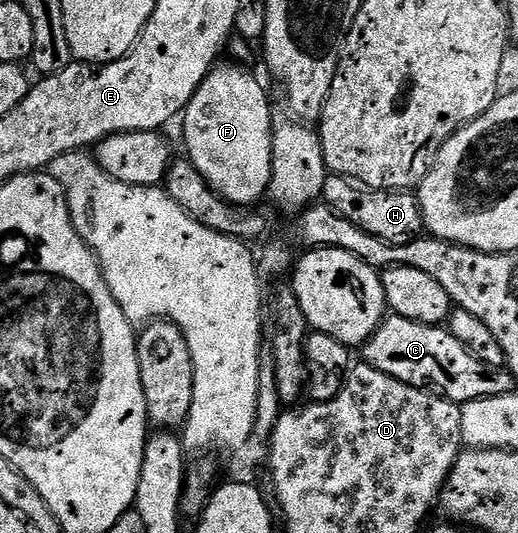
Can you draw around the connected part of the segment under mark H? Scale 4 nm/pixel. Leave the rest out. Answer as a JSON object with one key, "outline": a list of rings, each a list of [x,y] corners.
{"outline":[[[326,174],[321,190],[323,201],[339,217],[347,217],[351,225],[359,225],[363,233],[379,237],[391,245],[407,245],[422,238],[425,231],[425,218],[421,212],[420,198],[412,190],[374,191],[372,187],[363,187],[346,175]]]}

